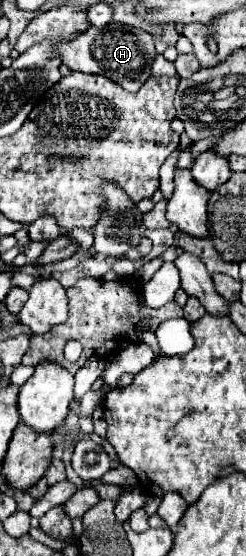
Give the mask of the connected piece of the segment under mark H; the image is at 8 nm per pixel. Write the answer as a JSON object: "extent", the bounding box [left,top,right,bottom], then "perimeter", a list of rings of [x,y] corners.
{"extent":[58,21,156,93],"perimeter":[[[110,21],[102,29],[90,27],[88,31],[80,33],[70,45],[60,45],[58,55],[62,55],[64,65],[68,65],[72,71],[82,71],[90,75],[102,75],[122,89],[136,93],[148,77],[152,77],[152,63],[156,59],[156,49],[154,49],[154,37],[140,29],[140,27],[130,27],[120,21]]]}

